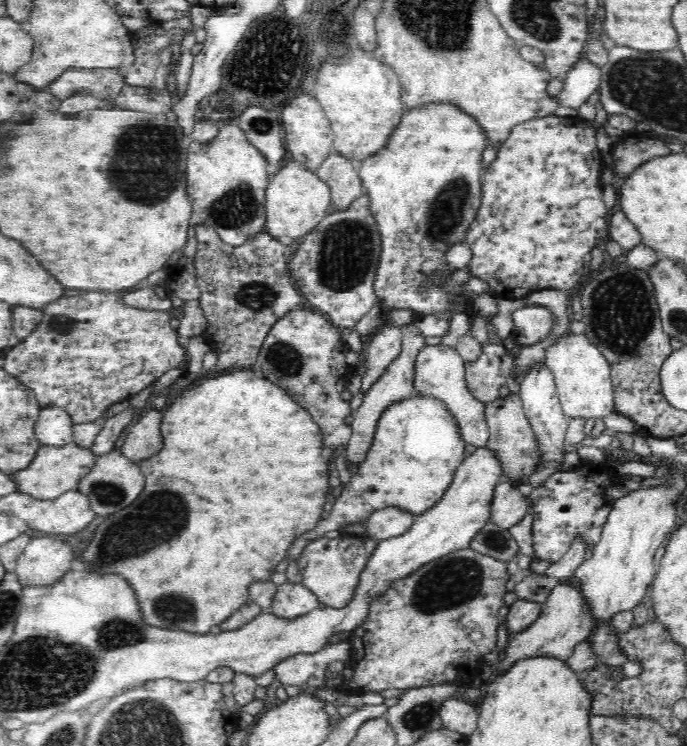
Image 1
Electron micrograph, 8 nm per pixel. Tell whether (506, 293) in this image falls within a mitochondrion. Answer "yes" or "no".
no

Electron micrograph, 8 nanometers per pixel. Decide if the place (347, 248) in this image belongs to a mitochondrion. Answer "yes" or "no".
yes

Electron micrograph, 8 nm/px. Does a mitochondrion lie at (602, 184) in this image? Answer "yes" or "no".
no

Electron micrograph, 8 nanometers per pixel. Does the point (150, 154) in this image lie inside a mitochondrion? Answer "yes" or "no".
yes

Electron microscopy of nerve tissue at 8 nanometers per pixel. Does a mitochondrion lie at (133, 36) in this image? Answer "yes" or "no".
no

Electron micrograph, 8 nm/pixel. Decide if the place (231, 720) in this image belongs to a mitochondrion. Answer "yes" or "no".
no

